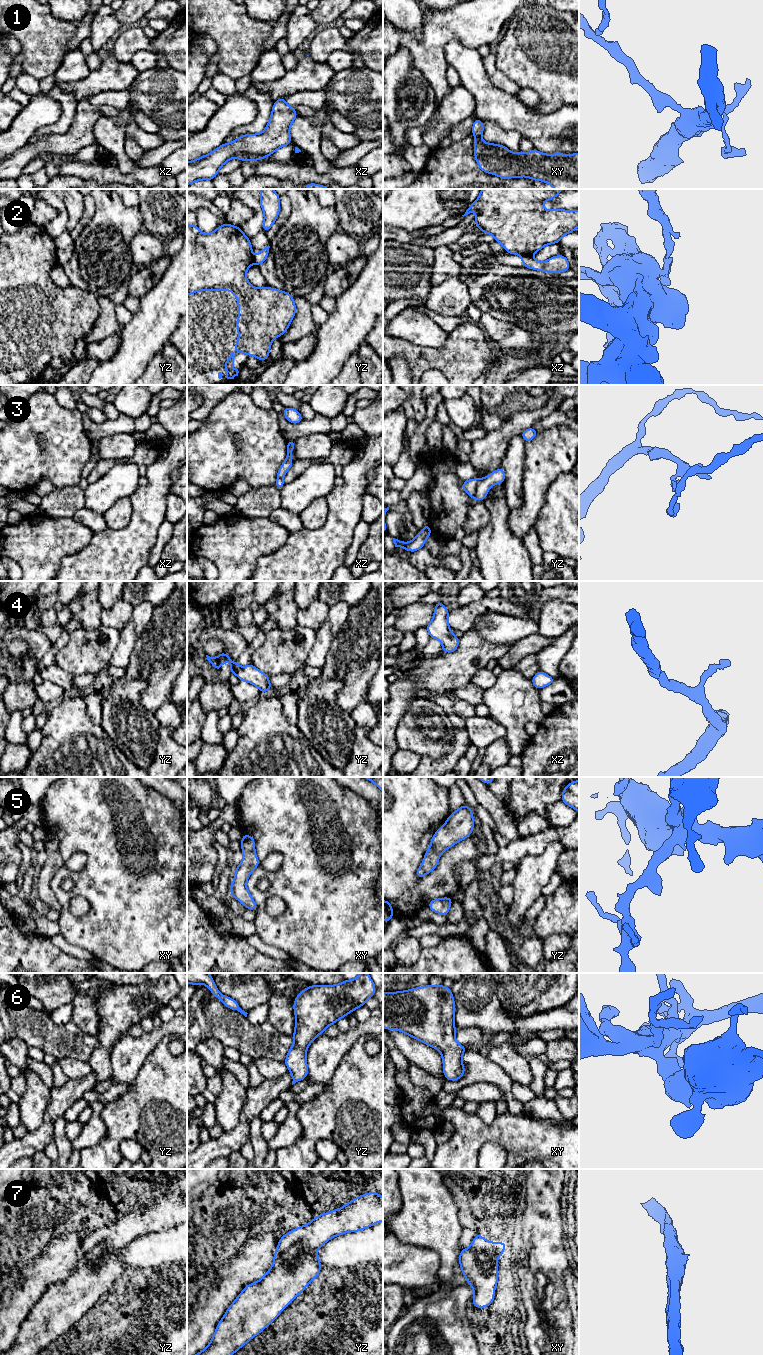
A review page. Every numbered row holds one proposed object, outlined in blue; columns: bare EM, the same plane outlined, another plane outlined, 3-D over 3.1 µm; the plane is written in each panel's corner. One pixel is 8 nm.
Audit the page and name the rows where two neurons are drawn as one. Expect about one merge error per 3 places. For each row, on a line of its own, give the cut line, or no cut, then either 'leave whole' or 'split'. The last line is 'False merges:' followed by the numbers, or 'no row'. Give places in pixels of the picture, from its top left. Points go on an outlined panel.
1: no cut | leave whole
2: xz (521, 254), (529, 255) | split
3: yz (479, 480), (473, 498) | split
4: no cut | leave whole
5: no cut | leave whole
6: no cut | leave whole
7: no cut | leave whole
False merges: 2, 3

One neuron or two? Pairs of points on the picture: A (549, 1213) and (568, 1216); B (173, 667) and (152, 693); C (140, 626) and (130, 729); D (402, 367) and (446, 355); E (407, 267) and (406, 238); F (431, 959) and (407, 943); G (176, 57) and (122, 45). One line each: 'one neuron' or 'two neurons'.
A: two neurons
B: one neuron
C: two neurons
D: two neurons
E: two neurons
F: two neurons
G: one neuron

